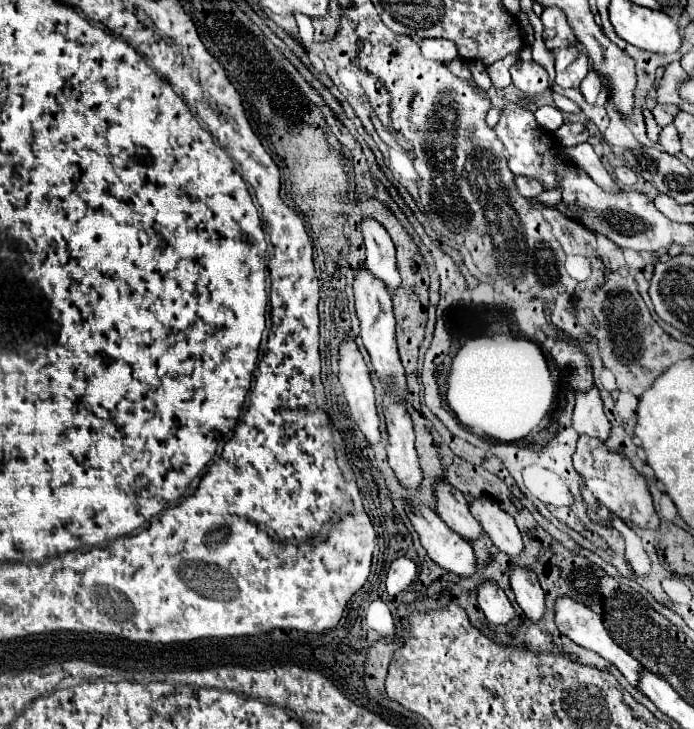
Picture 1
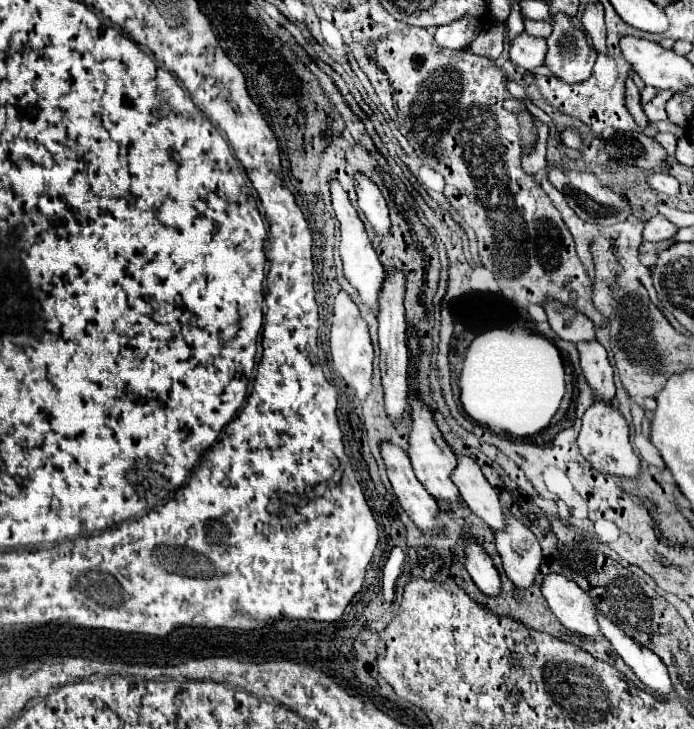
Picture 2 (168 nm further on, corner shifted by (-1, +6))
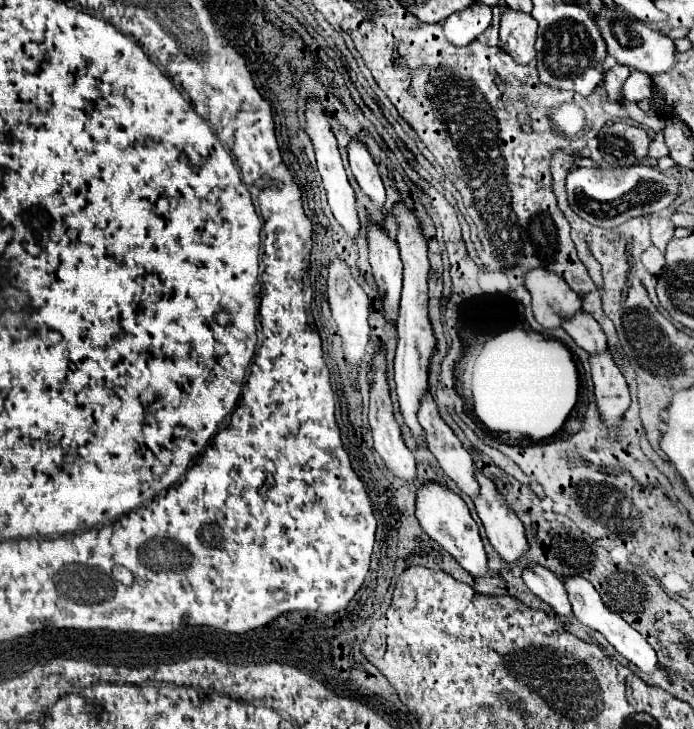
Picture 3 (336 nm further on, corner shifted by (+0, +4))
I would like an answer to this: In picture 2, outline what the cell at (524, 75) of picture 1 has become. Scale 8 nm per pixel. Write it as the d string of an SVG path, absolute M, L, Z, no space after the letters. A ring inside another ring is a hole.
M528 32L518 34L510 44L510 60L524 72L534 72L542 66L546 54L546 40L530 36Z

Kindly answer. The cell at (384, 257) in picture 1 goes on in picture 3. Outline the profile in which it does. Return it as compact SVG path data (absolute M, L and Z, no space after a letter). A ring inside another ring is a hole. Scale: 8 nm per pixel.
M353 140L349 144L349 166L351 172L359 184L359 188L371 198L371 202L381 208L381 212L385 212L383 204L385 204L385 188L381 182L381 176L377 172L377 166L367 150L367 146L359 140Z

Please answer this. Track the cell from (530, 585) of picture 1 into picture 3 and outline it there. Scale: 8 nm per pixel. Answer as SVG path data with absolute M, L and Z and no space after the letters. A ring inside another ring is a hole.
M475 474L475 478L481 486L475 510L485 526L487 538L505 564L515 564L529 550L525 528L505 498L497 492L495 484L483 474Z

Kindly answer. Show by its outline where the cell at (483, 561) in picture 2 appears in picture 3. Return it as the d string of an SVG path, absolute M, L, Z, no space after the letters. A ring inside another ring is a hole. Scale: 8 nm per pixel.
M425 484L417 492L417 512L415 514L417 514L423 530L439 546L443 546L471 576L483 578L487 574L487 554L485 554L483 542L479 536L477 522L471 518L469 508L457 494L453 494L451 490L447 490L445 486L439 486L439 484Z

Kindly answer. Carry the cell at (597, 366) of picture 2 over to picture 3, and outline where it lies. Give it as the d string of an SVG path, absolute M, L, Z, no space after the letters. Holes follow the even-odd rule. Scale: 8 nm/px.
M581 312L579 316L567 320L563 324L563 330L587 354L595 354L595 352L605 352L607 350L607 340L605 340L605 334L603 334L601 326L587 312Z

